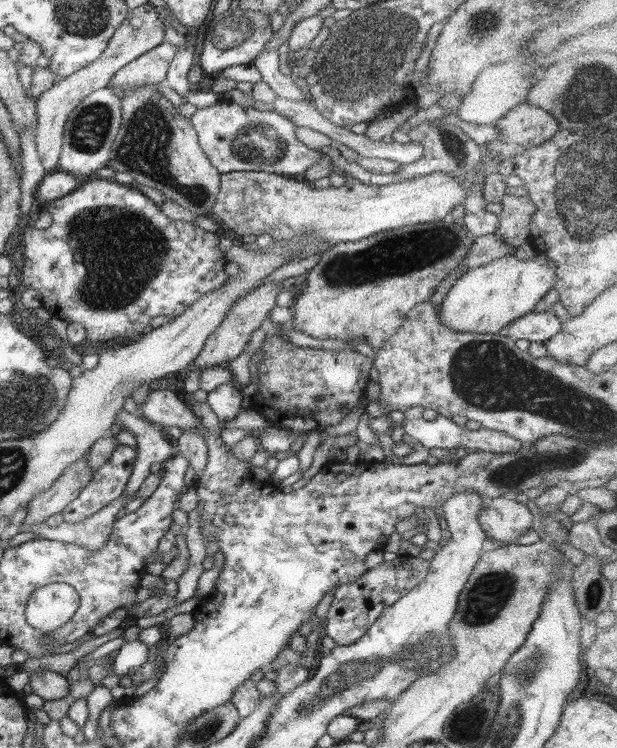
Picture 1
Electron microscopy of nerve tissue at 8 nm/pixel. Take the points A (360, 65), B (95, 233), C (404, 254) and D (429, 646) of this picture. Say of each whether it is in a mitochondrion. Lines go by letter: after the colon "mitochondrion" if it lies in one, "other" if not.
A: mitochondrion
B: mitochondrion
C: mitochondrion
D: mitochondrion

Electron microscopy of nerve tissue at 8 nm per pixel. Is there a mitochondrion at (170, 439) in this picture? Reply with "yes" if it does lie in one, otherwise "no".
no

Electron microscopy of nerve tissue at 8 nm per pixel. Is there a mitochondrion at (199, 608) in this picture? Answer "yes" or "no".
no

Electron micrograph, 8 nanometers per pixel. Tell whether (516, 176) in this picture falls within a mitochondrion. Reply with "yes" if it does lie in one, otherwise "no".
no

